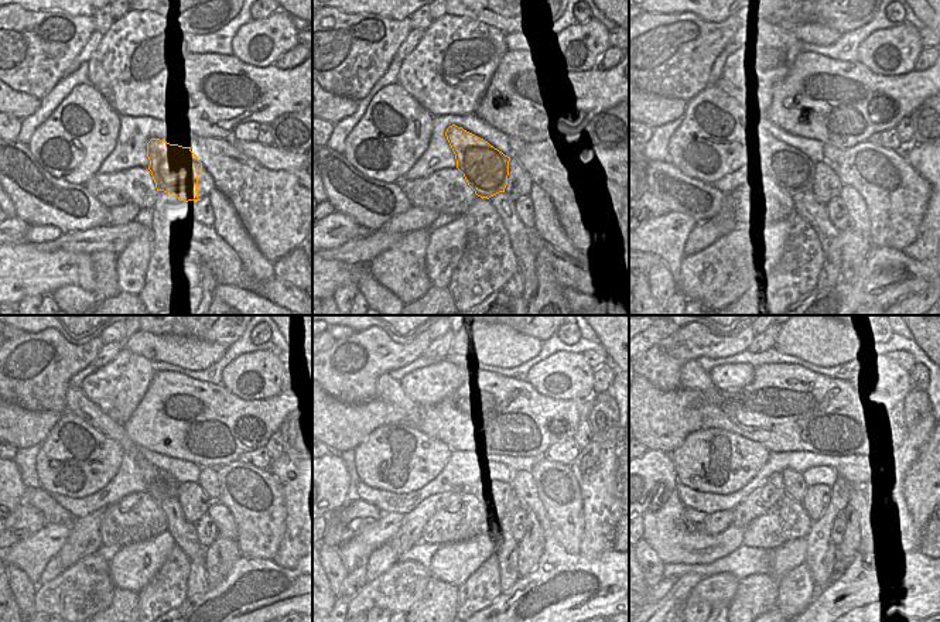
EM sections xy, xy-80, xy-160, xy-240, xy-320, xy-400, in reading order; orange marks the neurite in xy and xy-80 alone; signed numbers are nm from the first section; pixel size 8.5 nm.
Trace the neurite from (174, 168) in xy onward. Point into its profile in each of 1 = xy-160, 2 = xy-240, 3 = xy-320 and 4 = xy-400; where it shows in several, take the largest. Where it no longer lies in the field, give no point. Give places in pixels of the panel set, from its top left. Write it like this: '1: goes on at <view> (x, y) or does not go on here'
1: goes on at xy-160 (796, 171)
2: goes on at xy-240 (159, 484)
3: goes on at xy-320 (388, 389)
4: goes on at xy-400 (691, 376)

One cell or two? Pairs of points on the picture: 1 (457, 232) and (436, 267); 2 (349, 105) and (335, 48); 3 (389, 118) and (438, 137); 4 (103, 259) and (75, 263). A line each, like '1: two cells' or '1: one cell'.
1: one cell
2: two cells
3: two cells
4: two cells

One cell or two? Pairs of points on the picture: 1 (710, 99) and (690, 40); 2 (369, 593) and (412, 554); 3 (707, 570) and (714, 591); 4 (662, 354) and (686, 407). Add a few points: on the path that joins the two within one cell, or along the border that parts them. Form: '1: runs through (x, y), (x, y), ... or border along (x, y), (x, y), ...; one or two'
1: border along (710, 84), (687, 102); two
2: border along (397, 561), (417, 561), (427, 570); two
3: border along (701, 576), (731, 573), (738, 580); two
4: border along (646, 378), (660, 389), (679, 388); two

